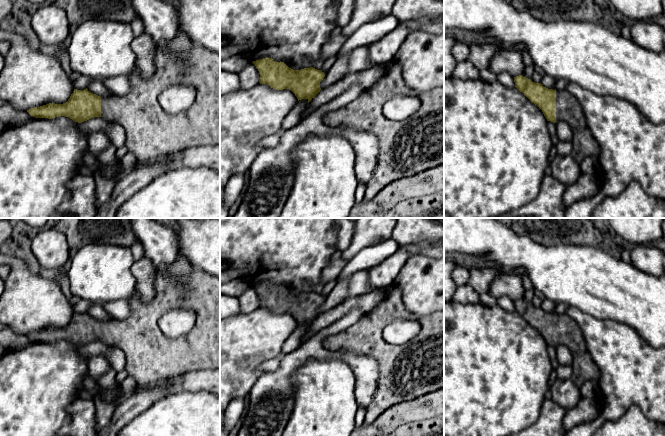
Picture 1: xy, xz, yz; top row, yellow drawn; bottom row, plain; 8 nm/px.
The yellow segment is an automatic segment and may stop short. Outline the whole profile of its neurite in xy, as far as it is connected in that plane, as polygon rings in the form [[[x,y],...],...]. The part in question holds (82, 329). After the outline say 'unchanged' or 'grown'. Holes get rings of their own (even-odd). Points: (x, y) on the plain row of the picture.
[[[195,268],[195,271],[183,281],[172,277],[167,273],[155,270],[155,295],[149,301],[143,301],[139,294],[133,291],[127,299],[131,306],[130,314],[121,320],[100,321],[88,315],[88,313],[74,313],[66,327],[49,327],[40,331],[34,331],[27,336],[35,342],[52,343],[58,340],[69,341],[75,346],[82,347],[94,341],[122,350],[126,356],[125,371],[141,387],[156,384],[159,380],[168,379],[194,370],[219,369],[220,368],[220,278]],[[184,308],[195,312],[196,323],[193,329],[186,335],[178,338],[168,338],[159,328],[160,317],[172,309]]]; grown

